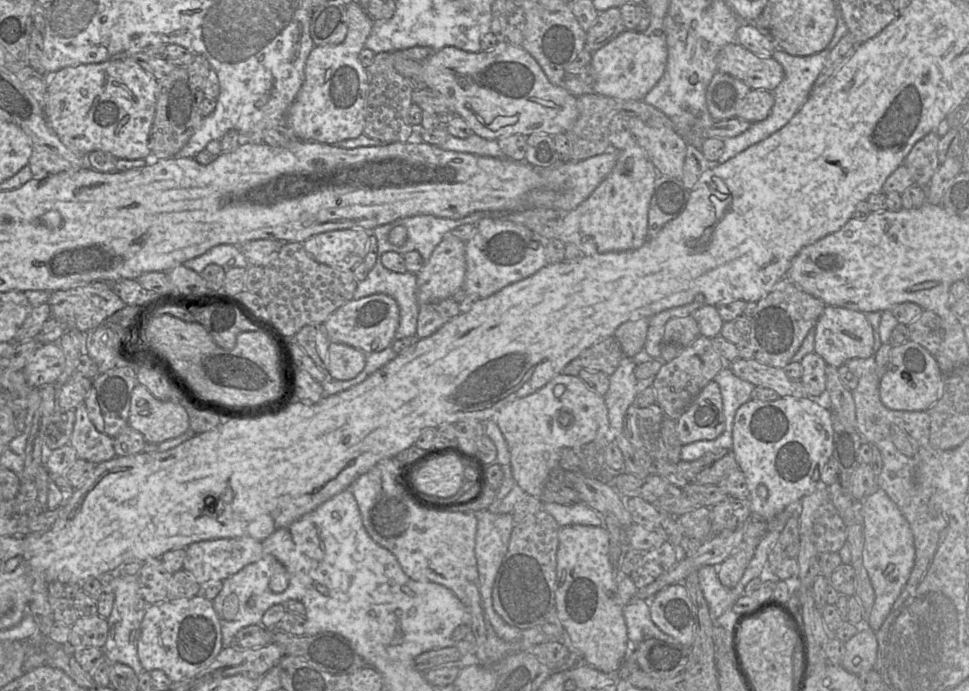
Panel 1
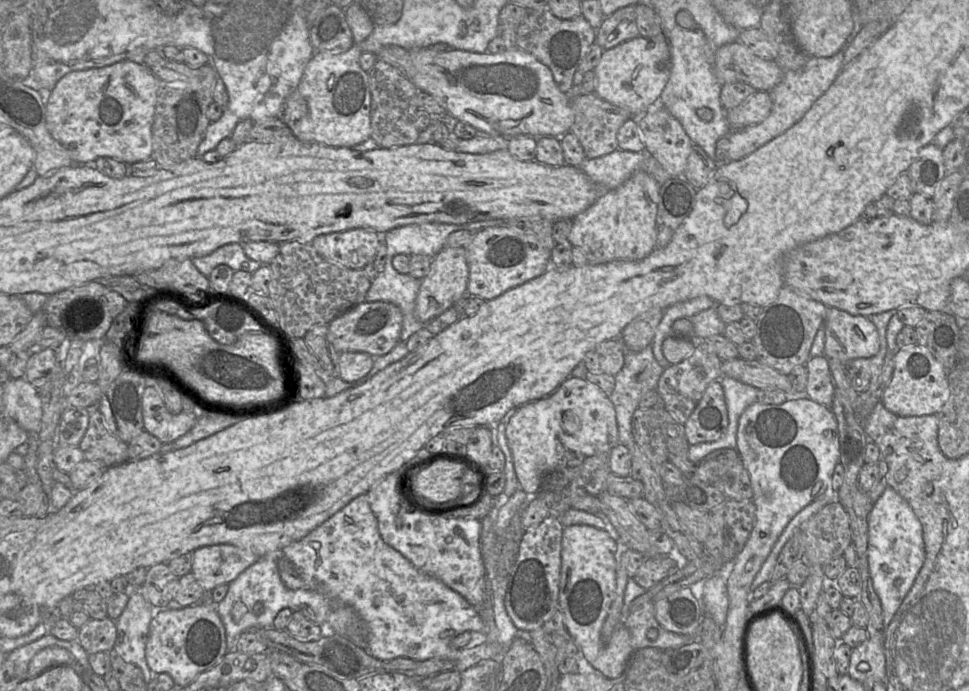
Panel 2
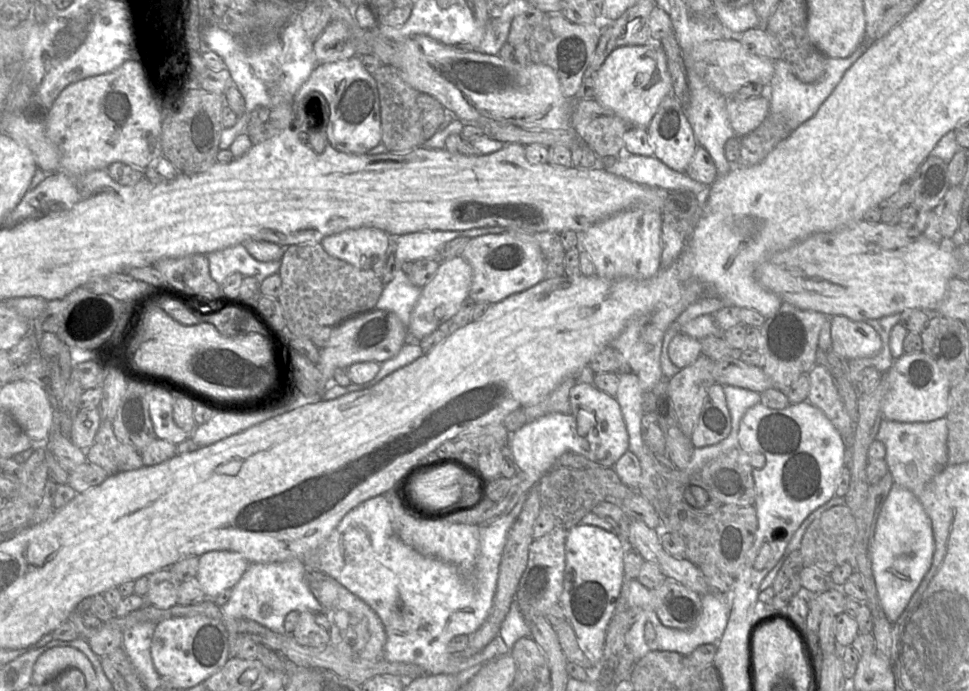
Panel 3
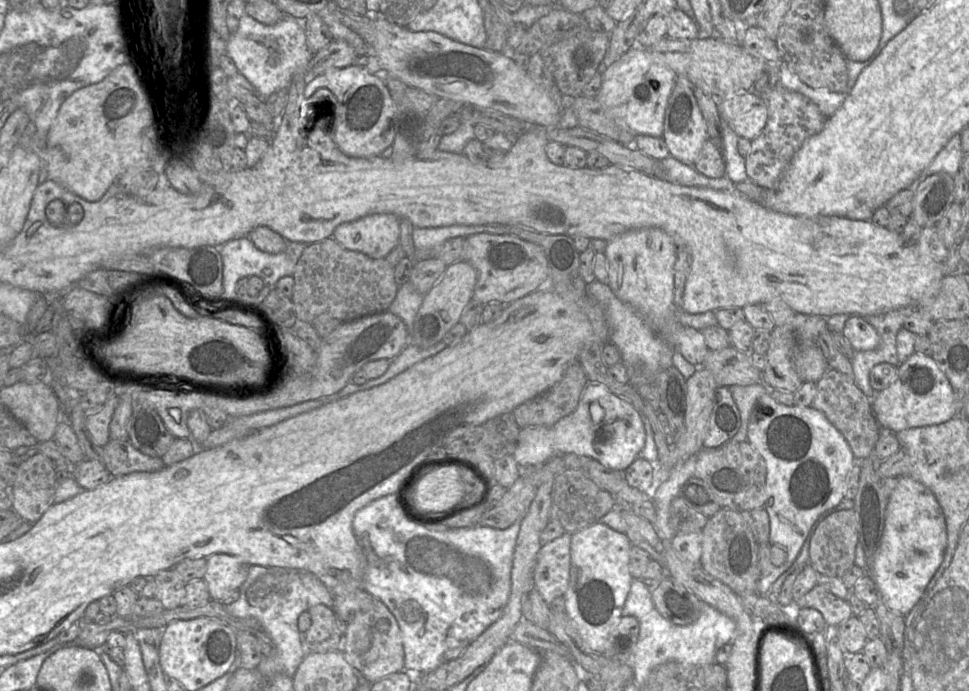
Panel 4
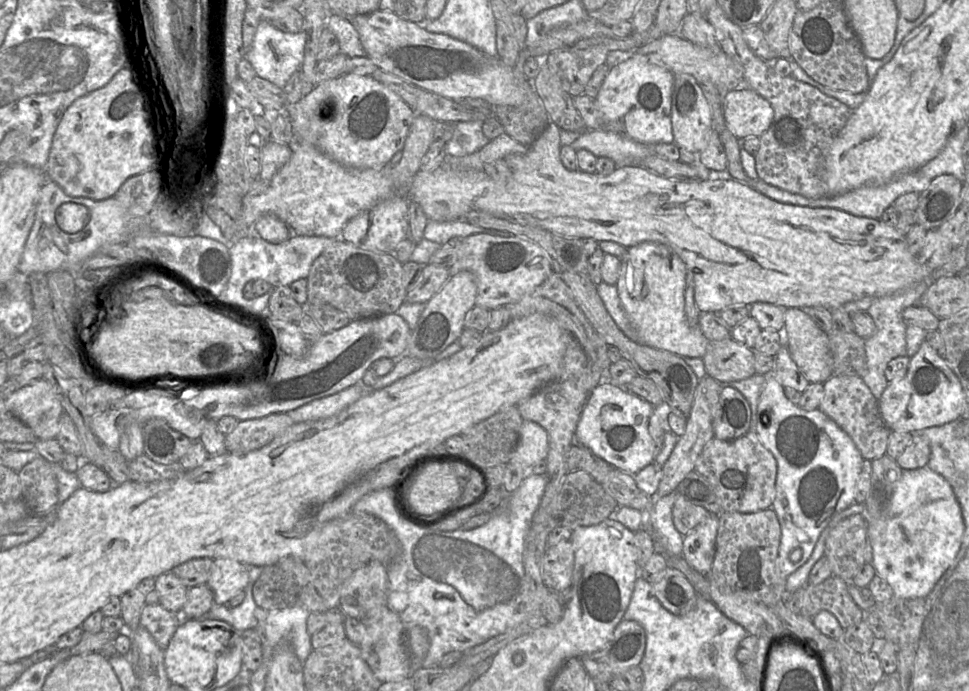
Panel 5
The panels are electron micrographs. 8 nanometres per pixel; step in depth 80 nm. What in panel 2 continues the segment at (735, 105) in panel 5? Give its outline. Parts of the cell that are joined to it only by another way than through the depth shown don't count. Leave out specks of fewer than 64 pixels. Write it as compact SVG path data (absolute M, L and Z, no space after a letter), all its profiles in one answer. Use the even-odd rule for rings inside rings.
M756 91L743 103L728 110L727 117L733 130L742 130L765 120L771 109L771 95L766 91Z

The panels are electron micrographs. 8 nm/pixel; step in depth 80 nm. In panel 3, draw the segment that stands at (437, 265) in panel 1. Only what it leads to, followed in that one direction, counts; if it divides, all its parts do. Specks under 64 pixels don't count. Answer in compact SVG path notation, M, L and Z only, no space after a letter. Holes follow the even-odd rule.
M463 256L440 260L435 276L421 289L420 297L411 313L408 332L412 337L421 340L434 332L442 323L453 318L470 296L471 283L472 269Z

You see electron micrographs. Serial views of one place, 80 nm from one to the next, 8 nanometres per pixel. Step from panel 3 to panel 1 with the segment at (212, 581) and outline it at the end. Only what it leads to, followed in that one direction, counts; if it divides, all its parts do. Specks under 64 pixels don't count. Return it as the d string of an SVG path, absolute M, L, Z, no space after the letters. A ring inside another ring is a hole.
M249 536L202 540L185 548L183 569L191 574L200 585L212 580L223 581L246 565L260 560L262 550L262 542Z

